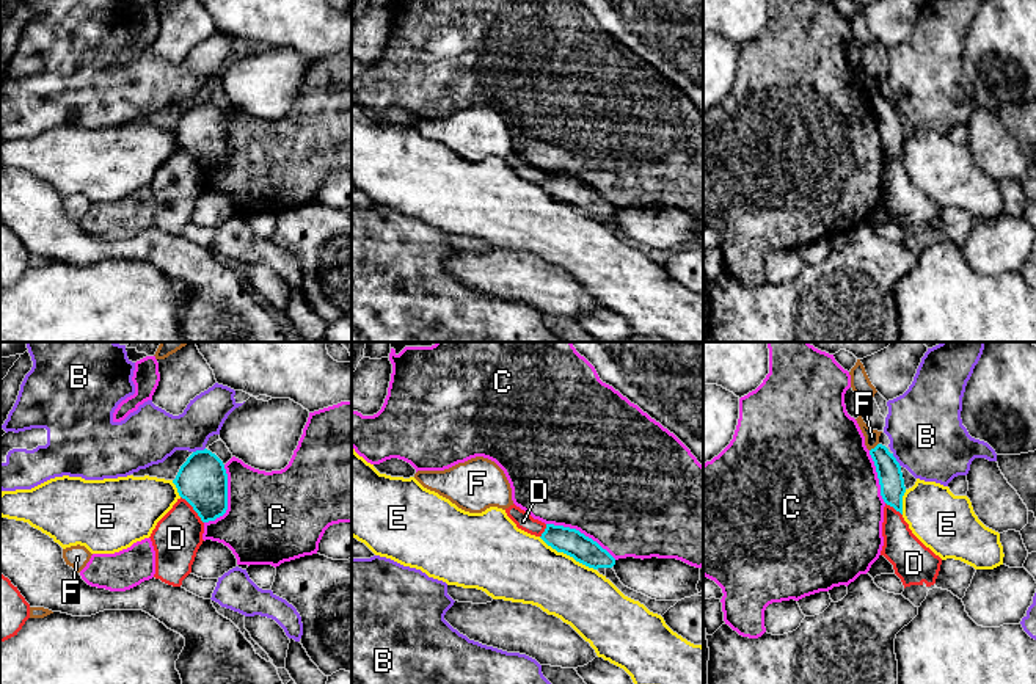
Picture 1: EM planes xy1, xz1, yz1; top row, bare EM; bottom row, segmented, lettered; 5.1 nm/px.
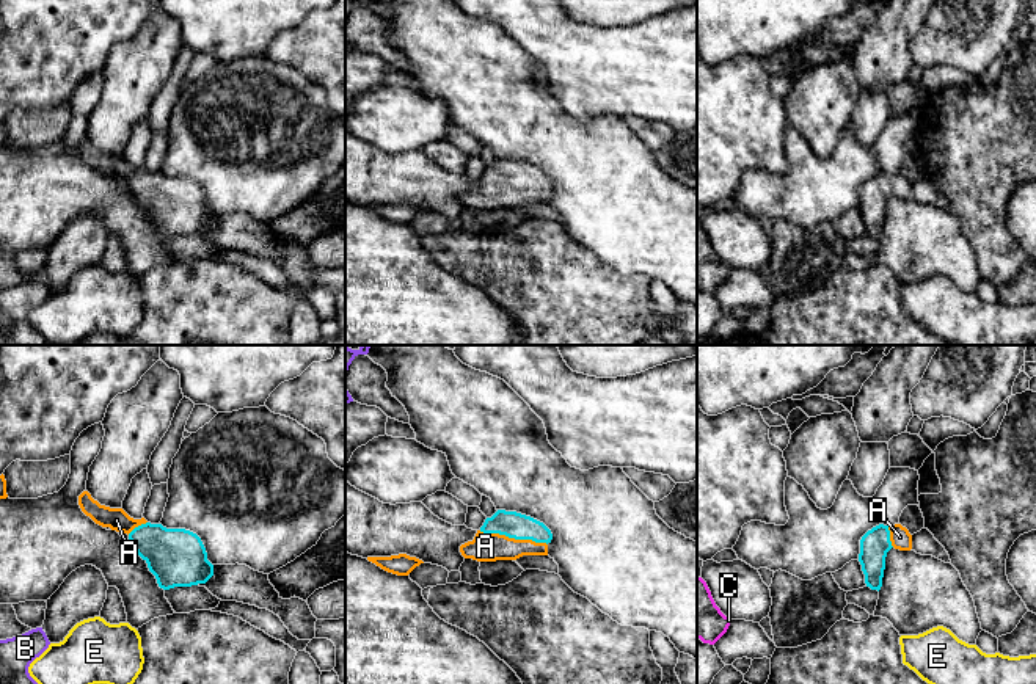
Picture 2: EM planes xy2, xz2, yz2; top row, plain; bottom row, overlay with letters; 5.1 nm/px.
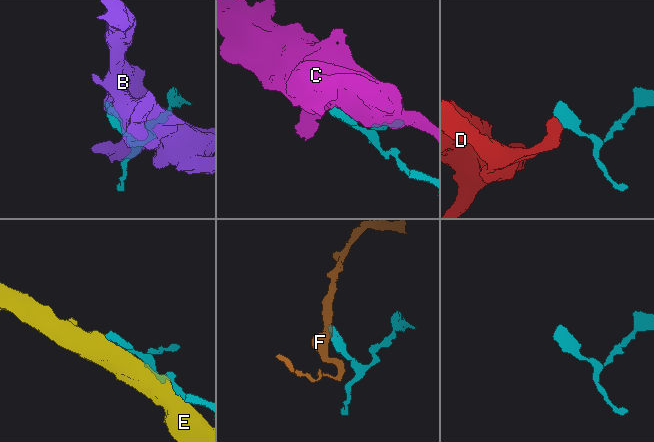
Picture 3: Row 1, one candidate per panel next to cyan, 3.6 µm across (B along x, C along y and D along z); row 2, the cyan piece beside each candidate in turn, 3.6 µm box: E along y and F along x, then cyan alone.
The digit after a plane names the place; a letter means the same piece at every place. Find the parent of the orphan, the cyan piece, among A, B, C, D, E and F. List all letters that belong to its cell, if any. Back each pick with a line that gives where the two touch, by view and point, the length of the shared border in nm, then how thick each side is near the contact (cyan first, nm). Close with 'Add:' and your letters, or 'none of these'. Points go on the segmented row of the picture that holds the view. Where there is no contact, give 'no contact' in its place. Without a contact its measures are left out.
A: meets cyan in xz2 at (514, 537); contact 360 nm long; 140 nm thick on the cyan side, 140 nm on the other
Add: A

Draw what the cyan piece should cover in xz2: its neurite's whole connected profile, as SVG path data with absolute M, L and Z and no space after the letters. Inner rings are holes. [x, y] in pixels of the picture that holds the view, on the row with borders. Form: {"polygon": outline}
{"polygon": "M498 510L487 518L472 541L460 546L465 558L477 562L516 560L523 555L548 555L551 530L540 521Z"}

